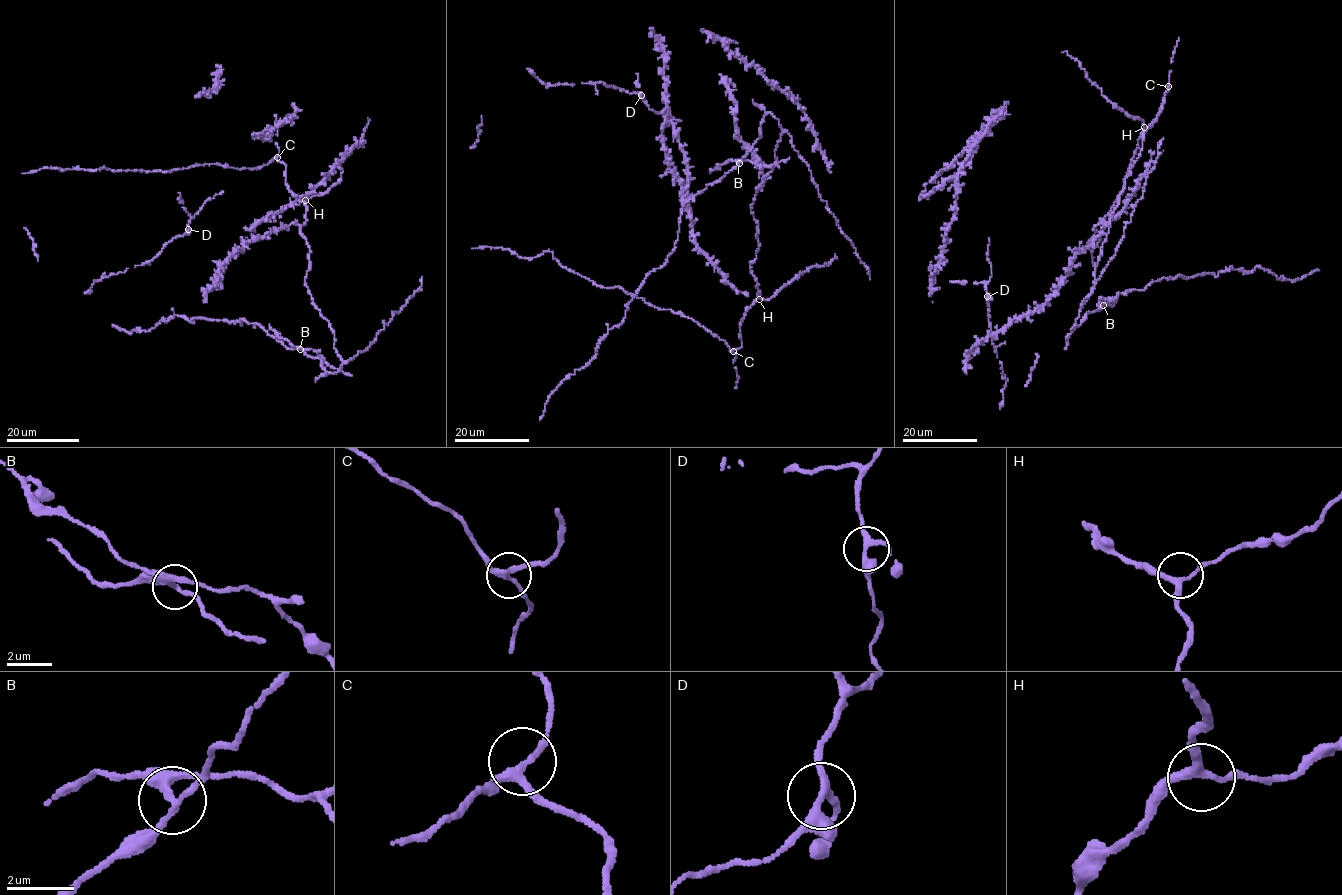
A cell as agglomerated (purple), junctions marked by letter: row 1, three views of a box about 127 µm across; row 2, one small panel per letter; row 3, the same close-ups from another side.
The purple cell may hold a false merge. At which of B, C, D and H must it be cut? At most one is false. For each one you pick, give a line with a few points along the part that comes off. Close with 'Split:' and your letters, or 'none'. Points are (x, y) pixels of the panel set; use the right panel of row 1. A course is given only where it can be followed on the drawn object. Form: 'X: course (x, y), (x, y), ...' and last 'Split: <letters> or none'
B: course (1103, 305), (1100, 303), (1103, 298), (1115, 301), (1110, 301)
Split: B

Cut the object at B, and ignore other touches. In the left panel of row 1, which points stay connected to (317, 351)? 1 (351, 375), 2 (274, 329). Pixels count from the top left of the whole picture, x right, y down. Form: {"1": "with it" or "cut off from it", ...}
{"1": "with it", "2": "with it"}

